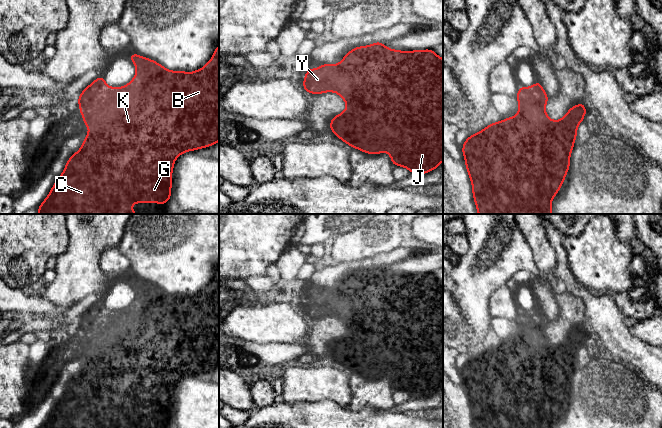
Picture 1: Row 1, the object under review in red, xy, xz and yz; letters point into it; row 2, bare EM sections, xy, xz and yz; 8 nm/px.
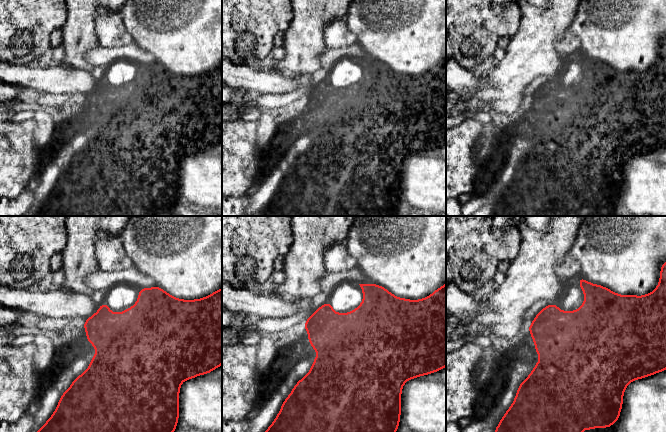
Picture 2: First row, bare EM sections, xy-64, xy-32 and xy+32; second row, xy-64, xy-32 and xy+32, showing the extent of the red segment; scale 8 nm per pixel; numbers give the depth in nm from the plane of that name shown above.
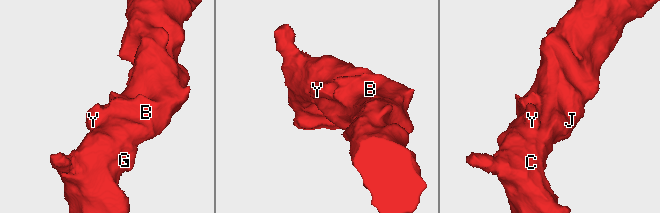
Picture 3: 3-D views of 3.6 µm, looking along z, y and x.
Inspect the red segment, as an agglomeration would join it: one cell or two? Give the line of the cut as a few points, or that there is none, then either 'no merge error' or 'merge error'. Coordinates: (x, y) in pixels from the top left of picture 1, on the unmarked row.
cut in xy along (122, 311), (107, 338), (90, 353); merge error

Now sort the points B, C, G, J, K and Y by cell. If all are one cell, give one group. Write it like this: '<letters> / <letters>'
B C G J K / Y

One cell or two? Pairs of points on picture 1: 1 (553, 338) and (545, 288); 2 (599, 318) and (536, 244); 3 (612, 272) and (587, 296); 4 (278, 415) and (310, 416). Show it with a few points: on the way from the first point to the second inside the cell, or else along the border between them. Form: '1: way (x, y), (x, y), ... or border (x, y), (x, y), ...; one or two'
1: border (554, 298), (559, 308), (559, 317), (549, 322); two
2: border (549, 243), (555, 253), (555, 270); two
3: border (573, 276), (592, 291); two
4: way (286, 416), (302, 416); one

